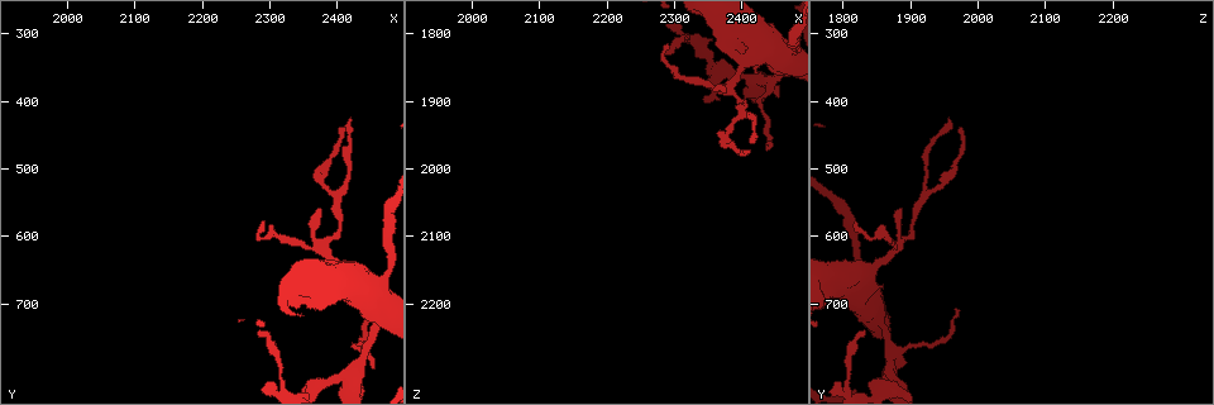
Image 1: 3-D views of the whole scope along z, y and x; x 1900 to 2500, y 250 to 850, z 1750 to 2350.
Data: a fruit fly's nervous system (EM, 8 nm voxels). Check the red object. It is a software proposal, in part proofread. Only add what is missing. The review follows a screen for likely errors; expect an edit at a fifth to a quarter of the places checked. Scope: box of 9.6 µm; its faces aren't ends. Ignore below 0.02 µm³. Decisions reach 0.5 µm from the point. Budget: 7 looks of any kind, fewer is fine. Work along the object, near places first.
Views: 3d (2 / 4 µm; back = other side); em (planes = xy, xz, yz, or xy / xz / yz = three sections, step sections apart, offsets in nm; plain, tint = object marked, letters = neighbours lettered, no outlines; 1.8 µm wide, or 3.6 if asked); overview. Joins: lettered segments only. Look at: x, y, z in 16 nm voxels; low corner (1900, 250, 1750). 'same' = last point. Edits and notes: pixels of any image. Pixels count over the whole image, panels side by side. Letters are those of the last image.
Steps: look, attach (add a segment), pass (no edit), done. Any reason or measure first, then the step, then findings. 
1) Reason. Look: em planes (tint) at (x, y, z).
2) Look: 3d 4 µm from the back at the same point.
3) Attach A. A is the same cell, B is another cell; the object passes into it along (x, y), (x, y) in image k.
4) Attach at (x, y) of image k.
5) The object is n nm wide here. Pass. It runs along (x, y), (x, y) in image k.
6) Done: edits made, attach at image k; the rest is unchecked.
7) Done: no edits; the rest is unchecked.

Three arms meet. Look: em planes (letters) at (2420, 800, 1870).

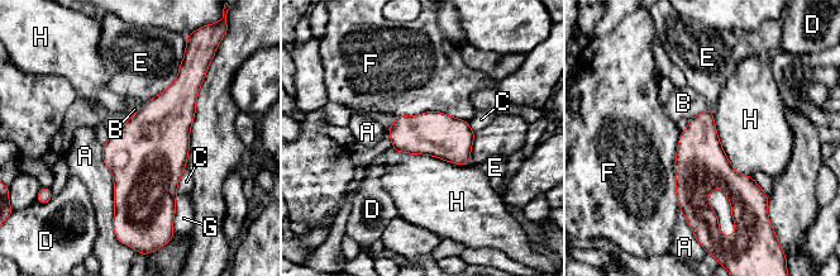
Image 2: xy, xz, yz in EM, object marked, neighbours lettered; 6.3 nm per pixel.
Pass. A, B, C, D, E, F, G and H are other cells; a border runs along (711, 109), (726, 158), (750, 177) in image 2; none of them fits.

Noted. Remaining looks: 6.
Thick turns thin. Look: em 3.6 µm xy step 16 (plain) at (2410, 660, 1835).

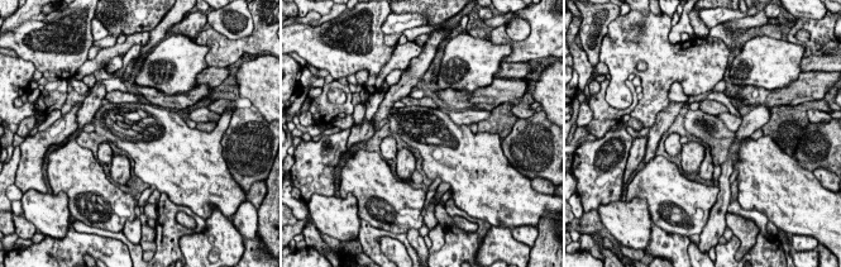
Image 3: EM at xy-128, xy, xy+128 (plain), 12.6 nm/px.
Look: em 3.6 µm xy step 16 (letters) at the same point.

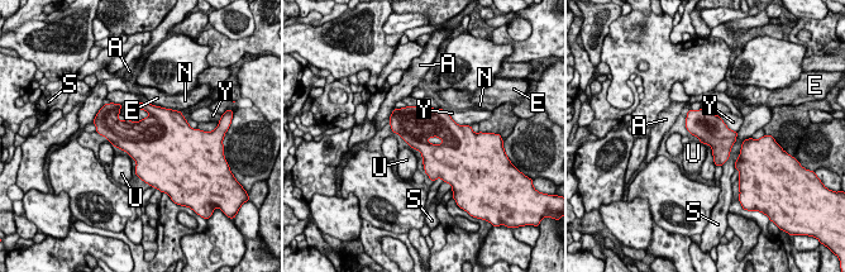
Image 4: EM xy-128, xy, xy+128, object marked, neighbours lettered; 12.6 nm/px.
The object is 380 nm wide here. Pass. A, E, N, S, U and Y are other cells; a border runs along (108, 139), (114, 146) in image 4; none of them fits.

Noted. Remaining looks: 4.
Thin end. Look: em planes (tint) at (2420, 425, 1960).

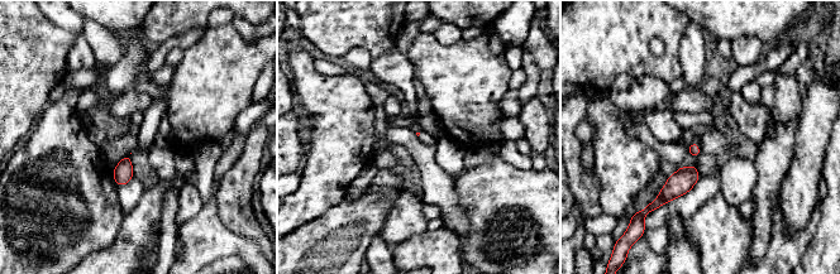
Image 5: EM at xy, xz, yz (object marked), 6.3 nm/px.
See the neighbours. Look: em planes (letters) at the same point.

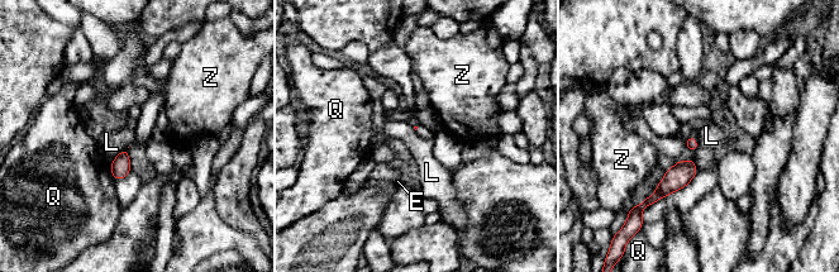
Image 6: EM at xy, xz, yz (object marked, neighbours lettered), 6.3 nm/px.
The longest contact is with L, 170 nm. Pass. E, L, Q and Z are other cells; a border runs along (128, 146), (110, 163) in image 6; none of them fits.

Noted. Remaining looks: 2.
Done: no edits; the rest is unchecked.

